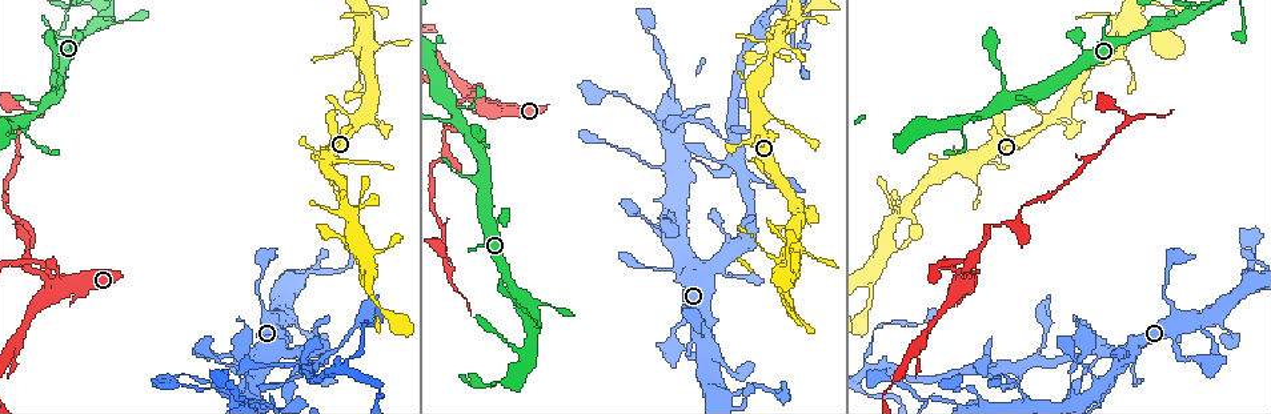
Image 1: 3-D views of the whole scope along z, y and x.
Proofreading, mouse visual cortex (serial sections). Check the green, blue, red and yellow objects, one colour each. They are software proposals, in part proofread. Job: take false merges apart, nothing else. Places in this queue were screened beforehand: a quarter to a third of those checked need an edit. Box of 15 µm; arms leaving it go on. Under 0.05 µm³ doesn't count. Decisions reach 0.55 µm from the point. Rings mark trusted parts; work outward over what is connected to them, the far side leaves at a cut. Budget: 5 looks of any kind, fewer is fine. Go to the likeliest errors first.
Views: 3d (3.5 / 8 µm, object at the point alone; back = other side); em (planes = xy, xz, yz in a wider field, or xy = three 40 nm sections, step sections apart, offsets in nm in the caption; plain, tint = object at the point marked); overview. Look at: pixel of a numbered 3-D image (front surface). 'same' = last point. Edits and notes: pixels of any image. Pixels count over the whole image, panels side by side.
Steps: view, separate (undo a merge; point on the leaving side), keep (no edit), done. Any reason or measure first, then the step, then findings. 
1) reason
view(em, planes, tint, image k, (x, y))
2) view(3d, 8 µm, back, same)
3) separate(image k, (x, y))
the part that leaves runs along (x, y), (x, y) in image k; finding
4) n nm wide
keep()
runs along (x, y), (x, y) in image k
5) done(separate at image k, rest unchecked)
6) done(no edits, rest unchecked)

calibre changes
view(3d, 3.5 µm, image 1, (1027, 396))

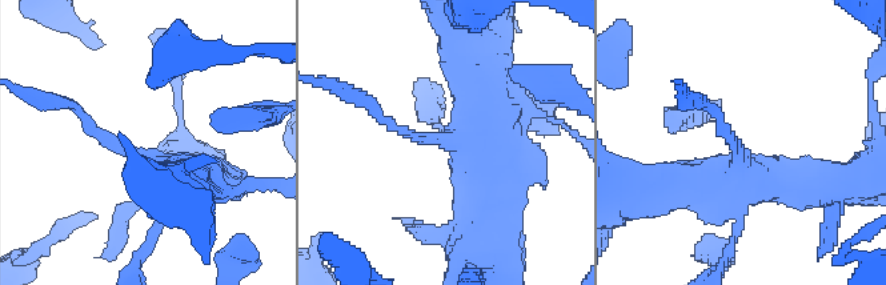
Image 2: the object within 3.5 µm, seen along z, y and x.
arms of 150, 600 nm; now the EM
view(em, xy, step 1, tint, image 2, (739, 150))

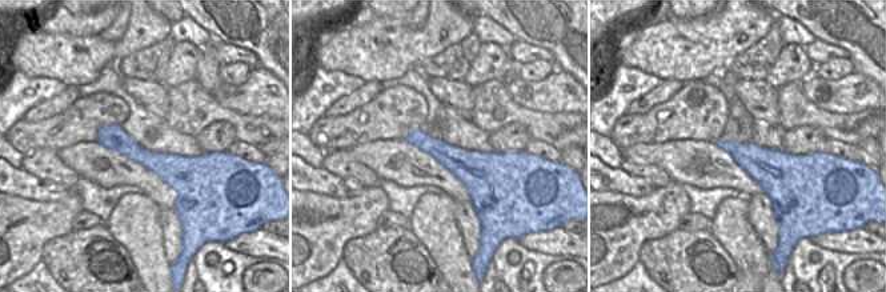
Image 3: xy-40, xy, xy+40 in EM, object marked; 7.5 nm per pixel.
240 nm wide
keep()
runs along (185, 187), (63, 104) in image 2; one cell here

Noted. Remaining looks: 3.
three-way junction
view(3d, 3.5 µm, image 1, (768, 10))

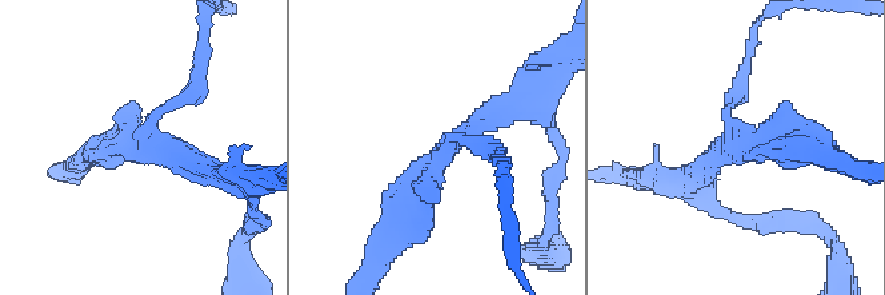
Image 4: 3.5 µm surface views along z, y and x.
view(em, xy, step 3, tint, image 4, (744, 136))

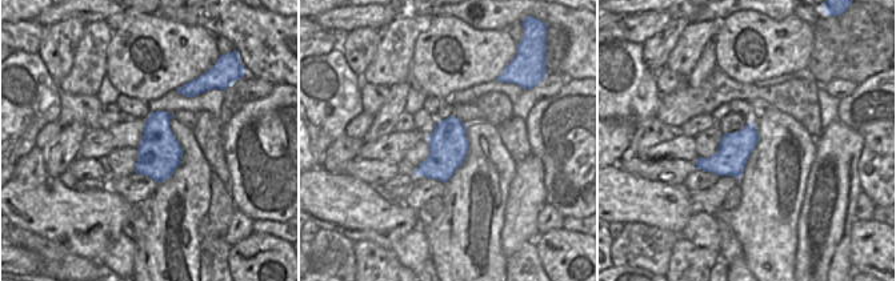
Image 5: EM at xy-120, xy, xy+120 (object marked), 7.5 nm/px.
keep()
all the same cell

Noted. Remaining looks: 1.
done(no edits, rest unchecked)

